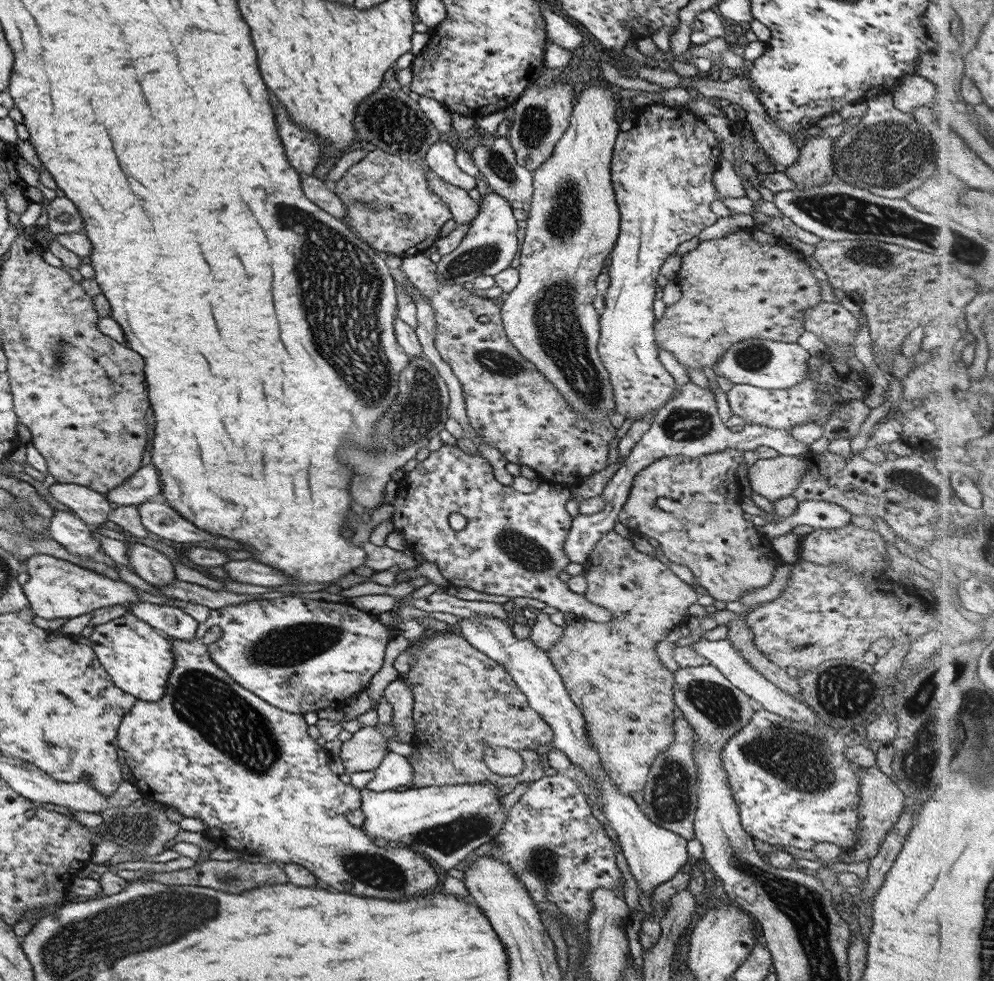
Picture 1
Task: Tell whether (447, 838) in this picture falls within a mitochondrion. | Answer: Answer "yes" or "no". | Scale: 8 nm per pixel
yes

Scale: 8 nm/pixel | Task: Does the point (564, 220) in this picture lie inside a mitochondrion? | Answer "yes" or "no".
yes

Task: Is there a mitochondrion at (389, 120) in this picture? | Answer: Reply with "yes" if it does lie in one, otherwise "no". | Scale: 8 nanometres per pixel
yes

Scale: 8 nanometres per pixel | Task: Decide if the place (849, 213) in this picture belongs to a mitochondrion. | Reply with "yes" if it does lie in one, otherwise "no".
yes

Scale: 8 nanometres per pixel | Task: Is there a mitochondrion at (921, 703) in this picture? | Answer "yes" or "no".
yes

